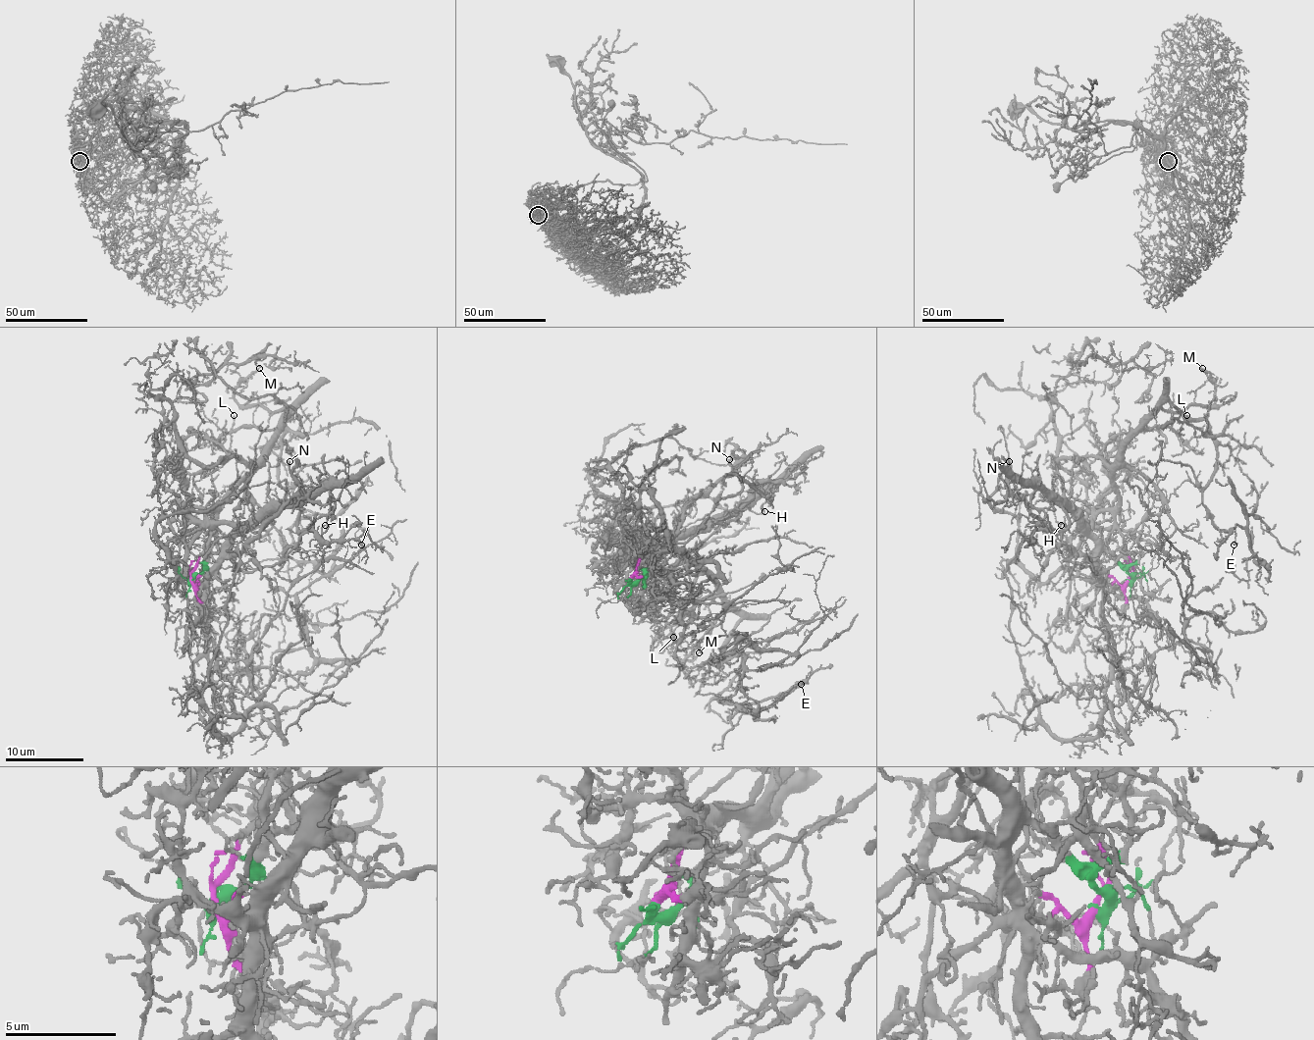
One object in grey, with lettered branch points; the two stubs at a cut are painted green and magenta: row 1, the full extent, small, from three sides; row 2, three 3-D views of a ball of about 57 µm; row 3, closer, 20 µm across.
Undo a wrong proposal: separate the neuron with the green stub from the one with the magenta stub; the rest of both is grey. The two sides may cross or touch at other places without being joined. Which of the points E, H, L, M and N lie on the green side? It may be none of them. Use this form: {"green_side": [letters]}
{"green_side": ["H", "N"]}

